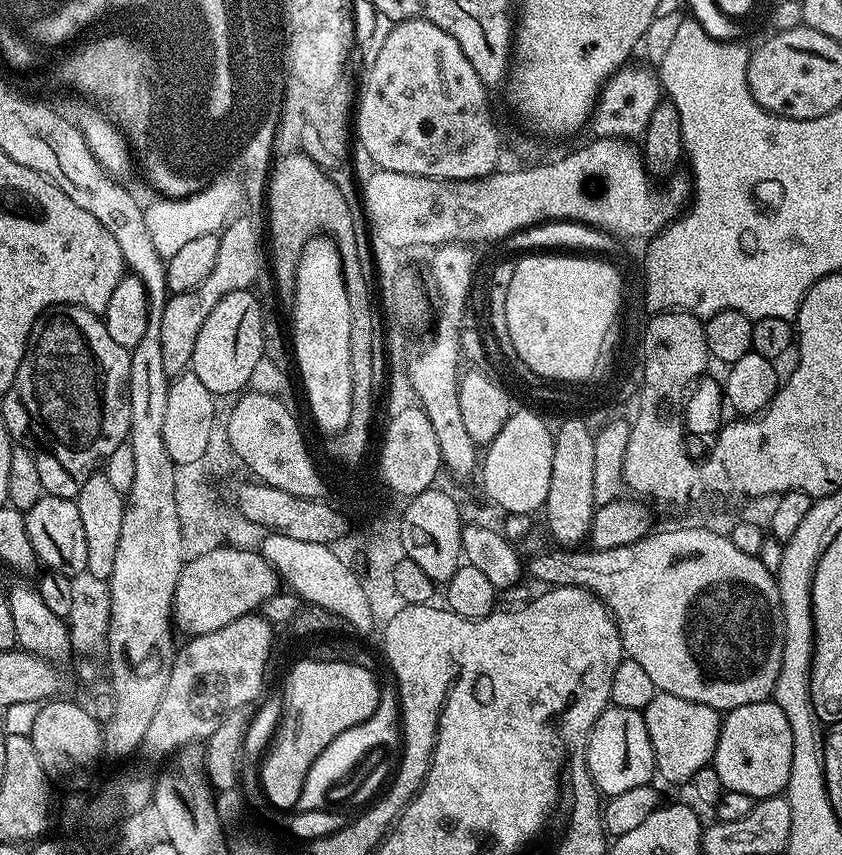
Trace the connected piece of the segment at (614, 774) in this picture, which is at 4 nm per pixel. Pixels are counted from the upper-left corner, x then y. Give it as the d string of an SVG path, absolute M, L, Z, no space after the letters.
M609 706L594 722L584 751L586 766L597 792L605 797L617 796L634 786L652 784L656 776L656 759L643 712Z

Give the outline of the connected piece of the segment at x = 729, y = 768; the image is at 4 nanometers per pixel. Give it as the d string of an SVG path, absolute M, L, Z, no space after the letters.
M775 699L750 702L750 706L723 713L711 766L718 772L724 790L746 794L756 802L769 800L787 789L793 762L794 734L790 734L790 721Z

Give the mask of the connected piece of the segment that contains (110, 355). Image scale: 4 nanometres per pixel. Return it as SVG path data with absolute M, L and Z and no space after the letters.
M55 304L34 322L18 374L10 390L2 397L2 418L9 433L34 453L34 462L38 462L38 474L42 477L47 495L75 500L82 486L86 486L86 478L90 478L108 456L127 441L130 430L128 383L131 361L131 351L118 346L118 342L110 338L110 330L106 330L103 319L82 306Z

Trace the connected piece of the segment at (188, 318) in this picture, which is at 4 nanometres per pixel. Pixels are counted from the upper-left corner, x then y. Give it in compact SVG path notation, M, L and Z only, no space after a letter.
M244 214L229 219L219 237L218 259L214 262L214 270L210 270L209 276L194 291L169 295L166 310L162 312L162 362L166 365L166 374L169 378L189 371L194 354L194 342L198 342L198 330L202 330L206 314L210 314L210 310L214 310L214 306L218 306L218 302L222 302L226 294L251 289L252 283L260 276L260 236Z

